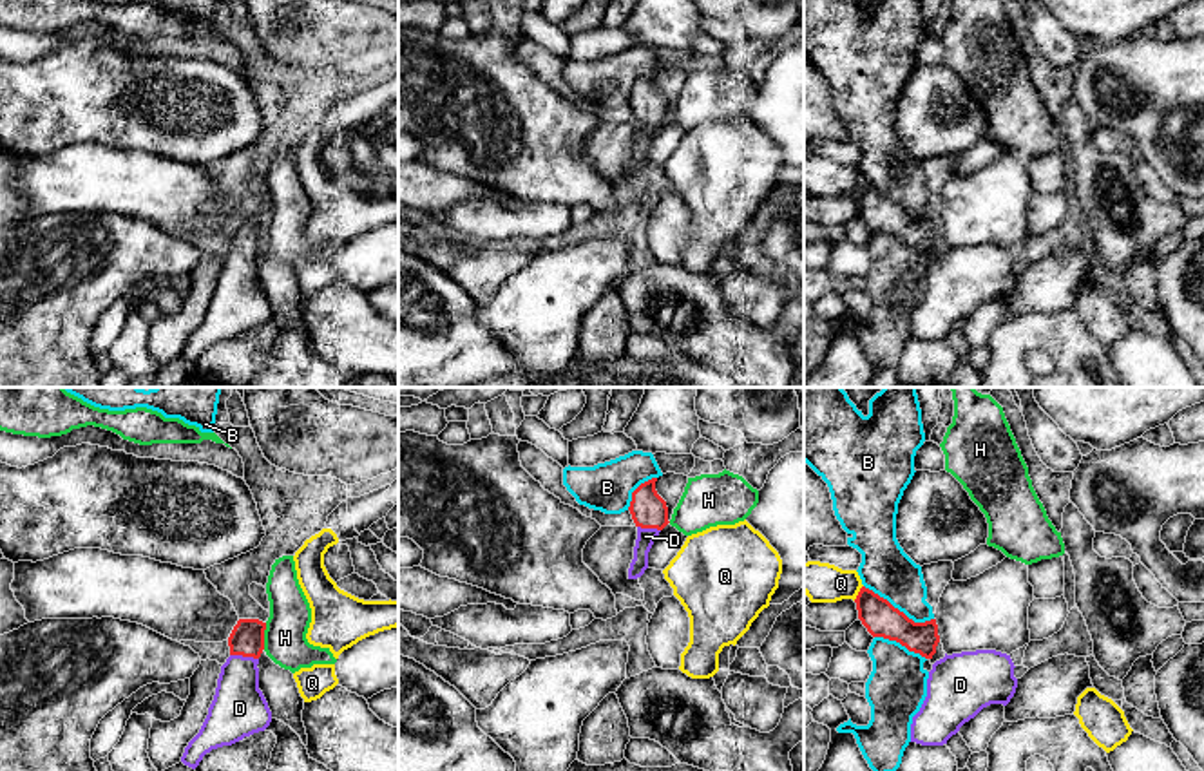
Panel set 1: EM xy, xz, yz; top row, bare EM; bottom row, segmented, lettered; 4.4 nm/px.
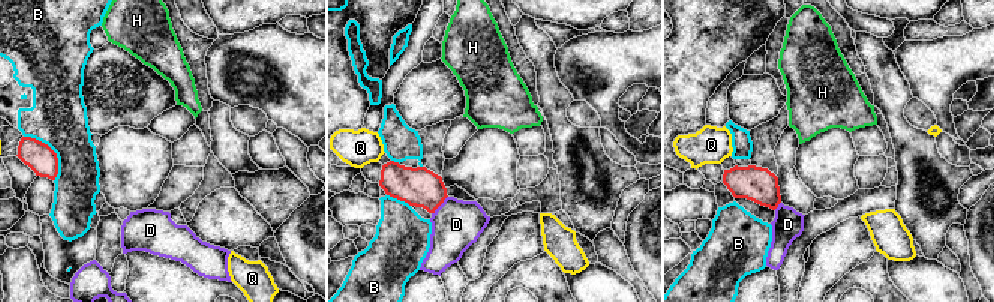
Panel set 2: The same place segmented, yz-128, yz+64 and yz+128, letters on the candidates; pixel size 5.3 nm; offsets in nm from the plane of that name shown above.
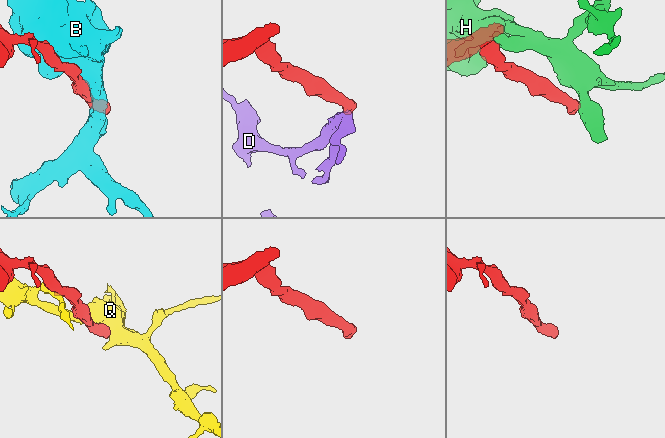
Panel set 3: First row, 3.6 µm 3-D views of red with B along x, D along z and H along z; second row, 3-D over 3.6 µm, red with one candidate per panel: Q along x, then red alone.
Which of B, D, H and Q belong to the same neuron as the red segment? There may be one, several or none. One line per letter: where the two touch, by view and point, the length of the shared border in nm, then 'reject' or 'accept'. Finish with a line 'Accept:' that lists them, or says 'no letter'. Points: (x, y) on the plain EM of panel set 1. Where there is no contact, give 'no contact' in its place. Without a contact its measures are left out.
B: yz (897, 203) | 340 nm | reject
D: xy (245, 250) | 130 nm | accept
H: xy (263, 230) | 120 nm | reject
Q: yz (859, 187) | 80 nm | reject
Accept: D

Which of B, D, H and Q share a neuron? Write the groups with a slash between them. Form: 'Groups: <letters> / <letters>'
Groups: B / D / H / Q

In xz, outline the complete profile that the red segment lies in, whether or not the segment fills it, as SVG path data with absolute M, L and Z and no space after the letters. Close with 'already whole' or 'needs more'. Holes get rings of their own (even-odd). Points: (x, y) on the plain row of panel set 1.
M657 72L641 78L632 87L630 109L637 121L634 154L628 163L628 174L637 174L648 163L648 147L659 127L670 118L666 96L655 85Z; needs more

